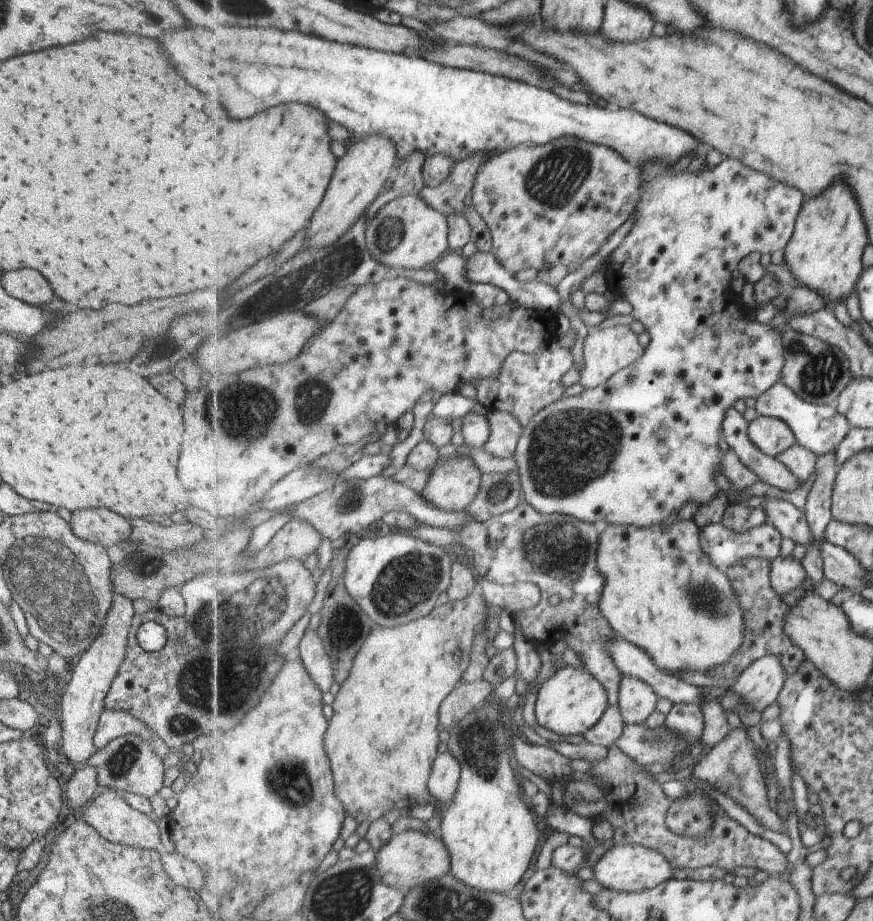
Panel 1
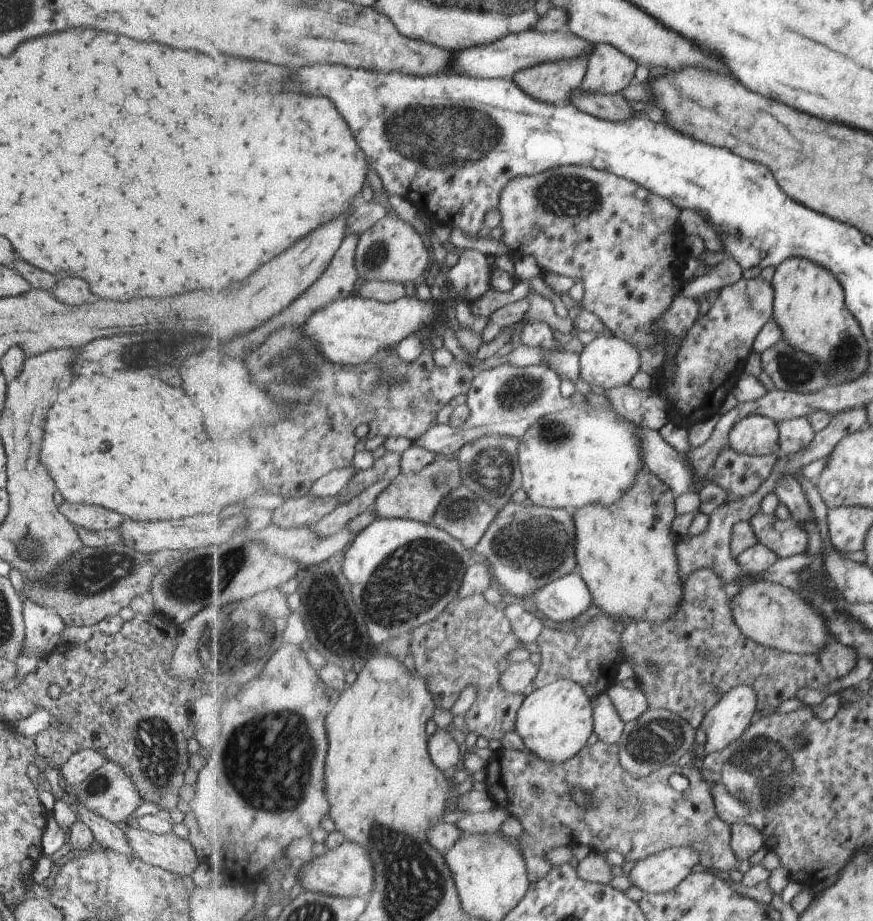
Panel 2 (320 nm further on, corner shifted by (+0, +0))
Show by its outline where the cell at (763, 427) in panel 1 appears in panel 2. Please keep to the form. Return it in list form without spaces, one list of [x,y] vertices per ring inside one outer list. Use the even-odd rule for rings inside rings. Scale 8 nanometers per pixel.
[[[751,415],[730,430],[731,448],[738,453],[767,456],[781,454],[777,423],[763,415]]]

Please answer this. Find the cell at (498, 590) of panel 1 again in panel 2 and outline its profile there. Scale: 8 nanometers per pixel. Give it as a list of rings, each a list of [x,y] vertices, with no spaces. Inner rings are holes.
[[[510,599],[503,612],[509,618],[513,632],[516,632],[518,638],[524,642],[525,647],[535,648],[539,635],[544,629],[541,618],[527,610],[520,600]]]

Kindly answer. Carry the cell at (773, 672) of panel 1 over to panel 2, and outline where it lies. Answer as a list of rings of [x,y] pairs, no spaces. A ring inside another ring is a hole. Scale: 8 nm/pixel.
[[[749,685],[731,689],[702,722],[707,732],[707,750],[723,751],[746,732],[758,717],[758,692]]]

